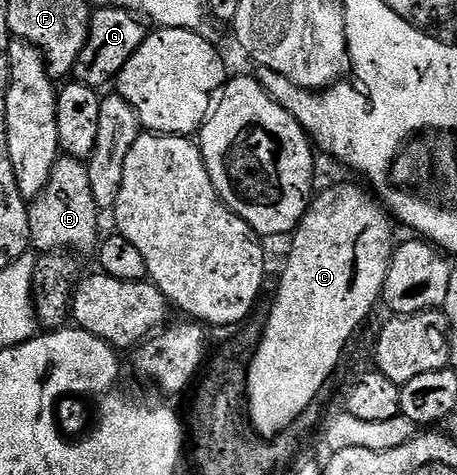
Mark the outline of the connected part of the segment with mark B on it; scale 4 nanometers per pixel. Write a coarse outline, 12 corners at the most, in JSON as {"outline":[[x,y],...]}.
{"outline":[[62,155],[29,204],[35,252],[93,252],[100,209]]}

